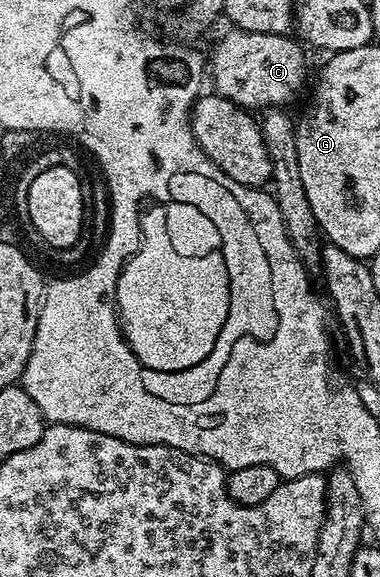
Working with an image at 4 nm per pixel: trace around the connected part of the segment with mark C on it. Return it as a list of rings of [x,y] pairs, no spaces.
[[[233,28],[217,42],[213,59],[208,59],[207,70],[213,73],[212,89],[231,100],[242,110],[264,112],[270,108],[289,108],[301,94],[305,86],[305,54],[300,41],[292,42],[292,37],[284,34],[264,34],[263,32],[243,32]]]

